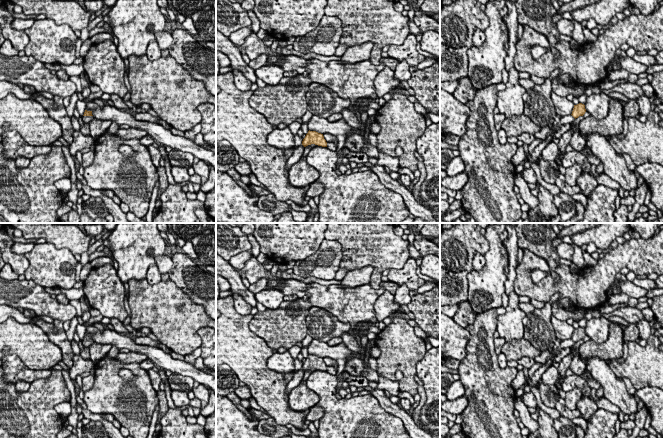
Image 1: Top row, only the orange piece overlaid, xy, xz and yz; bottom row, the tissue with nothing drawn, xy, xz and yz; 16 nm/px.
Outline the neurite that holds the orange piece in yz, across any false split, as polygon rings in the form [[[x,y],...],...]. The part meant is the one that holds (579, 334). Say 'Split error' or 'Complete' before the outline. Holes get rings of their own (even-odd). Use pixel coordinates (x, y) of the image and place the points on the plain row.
Split error. [[[579,327],[577,329],[574,329],[573,335],[571,339],[567,339],[564,341],[561,341],[559,347],[555,351],[554,355],[555,357],[561,352],[564,348],[572,348],[572,346],[578,342],[579,340],[583,340],[586,336],[585,329],[582,327]]]

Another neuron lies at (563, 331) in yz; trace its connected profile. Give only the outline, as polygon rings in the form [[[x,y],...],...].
[[[552,315],[551,323],[557,339],[564,341],[572,338],[574,327],[572,325],[569,325],[567,321],[561,321]]]

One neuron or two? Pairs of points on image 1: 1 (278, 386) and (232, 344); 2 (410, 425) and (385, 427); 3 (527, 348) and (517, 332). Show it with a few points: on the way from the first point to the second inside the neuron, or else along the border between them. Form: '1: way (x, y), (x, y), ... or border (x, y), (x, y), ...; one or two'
1: way (266, 379), (244, 356); one
2: border (385, 411), (397, 416), (405, 427); two
3: border (523, 336), (513, 339); two

